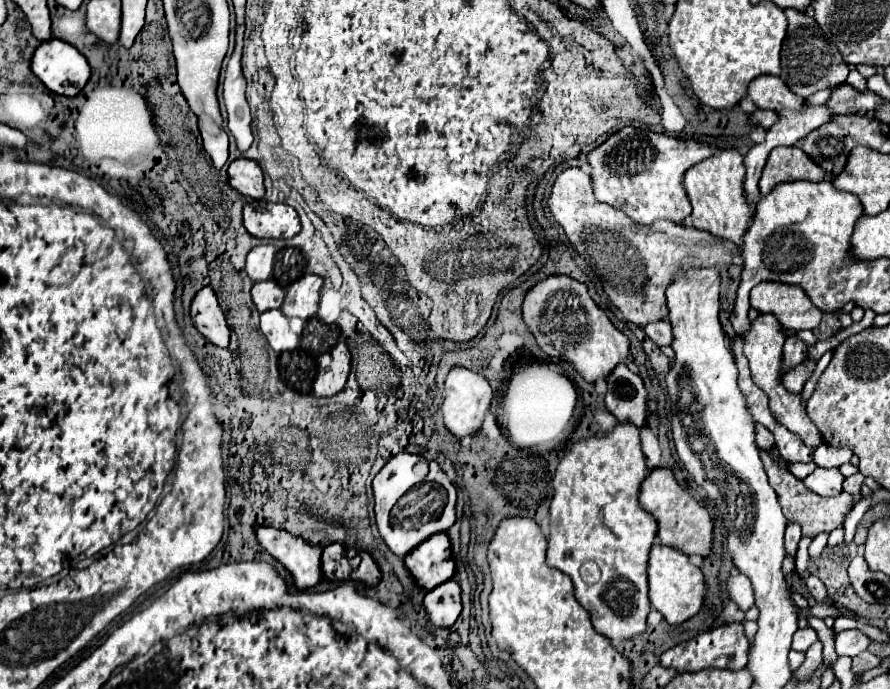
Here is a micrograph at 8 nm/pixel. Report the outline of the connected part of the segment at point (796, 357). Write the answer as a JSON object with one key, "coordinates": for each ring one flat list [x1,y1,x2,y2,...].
{"coordinates":[[788,336,782,350,782,376,804,361,808,345,796,336]]}

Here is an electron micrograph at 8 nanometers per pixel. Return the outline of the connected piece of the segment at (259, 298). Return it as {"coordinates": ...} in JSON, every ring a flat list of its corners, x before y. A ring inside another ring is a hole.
{"coordinates":[[264,280,256,282,252,288,252,300,258,308,258,312,266,312,272,308,280,308,284,300,284,290,274,282,274,280]]}

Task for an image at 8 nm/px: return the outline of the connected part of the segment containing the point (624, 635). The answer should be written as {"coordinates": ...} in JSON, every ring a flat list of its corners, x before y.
{"coordinates":[[618,422,610,432,606,434,598,434,598,436,592,436,592,438,586,438,586,440,578,440,570,446,570,450,562,456,558,468,556,468,556,474,554,474,554,480,552,480,552,488,554,488,554,498,550,502,550,536,548,536,548,552,546,552,546,564,568,574,572,578,572,584,574,584,574,594,576,594,576,600,580,602,580,606,584,610,588,610,590,618,592,618,592,626,598,634,610,638,610,640,628,640,628,638,634,638,636,634,640,634,644,628,646,628,646,616,650,612,650,600,648,600,648,574,646,574,646,568,648,568,648,552,656,540,656,520,644,512,638,504,638,488,642,484,642,480,646,478,648,474,648,466,644,462,644,454,642,454,642,448,640,448,640,434,638,434,638,428,636,426,630,426,632,422]]}

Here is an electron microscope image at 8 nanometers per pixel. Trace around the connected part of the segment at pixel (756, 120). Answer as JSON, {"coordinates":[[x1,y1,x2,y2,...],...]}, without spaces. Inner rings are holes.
{"coordinates":[[758,110,756,114,750,116,750,122,752,124,760,124,764,128,770,128,772,124,778,122,778,114,772,110]]}

